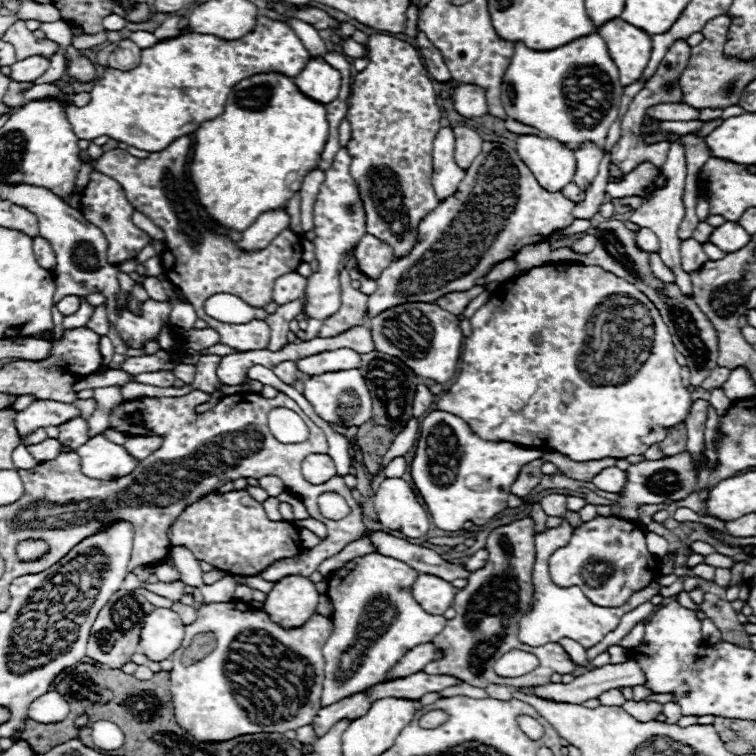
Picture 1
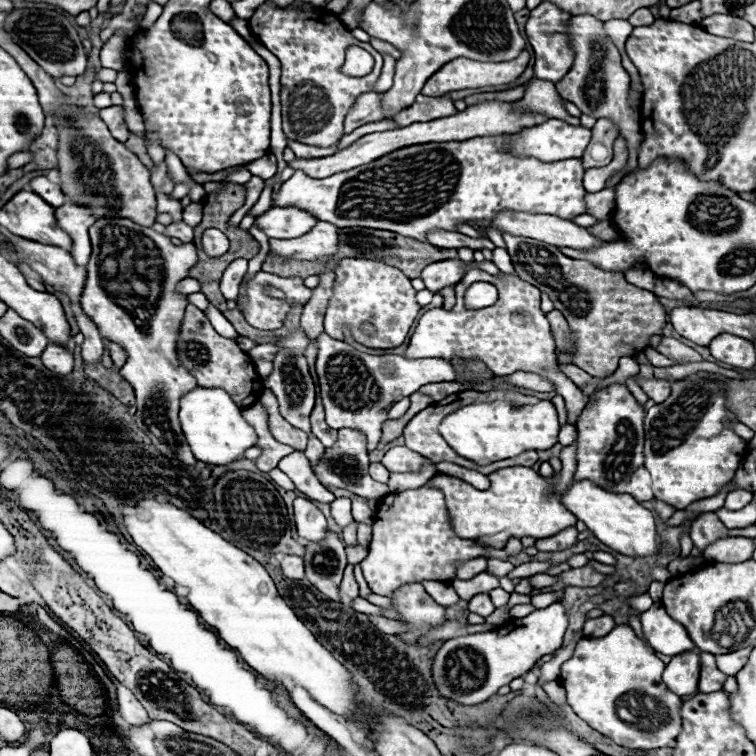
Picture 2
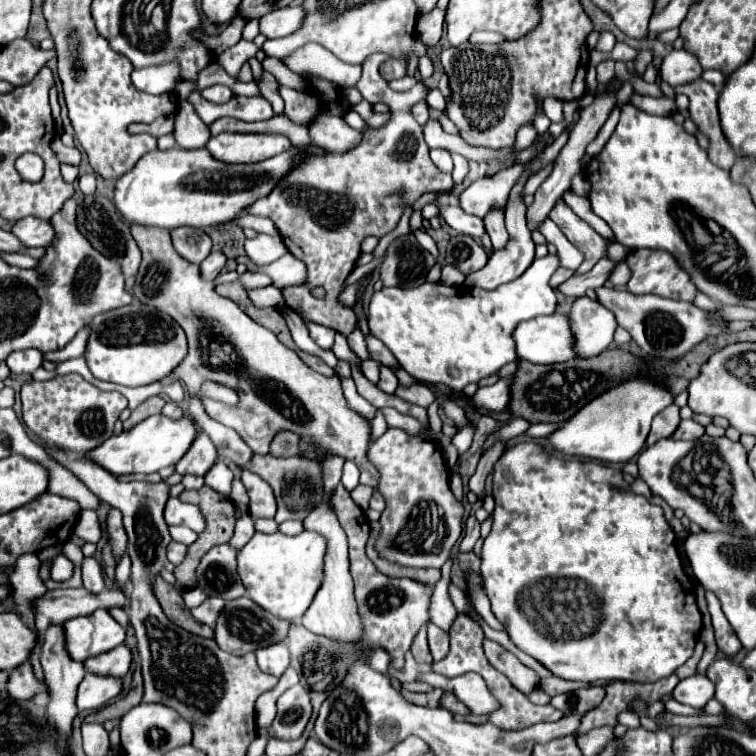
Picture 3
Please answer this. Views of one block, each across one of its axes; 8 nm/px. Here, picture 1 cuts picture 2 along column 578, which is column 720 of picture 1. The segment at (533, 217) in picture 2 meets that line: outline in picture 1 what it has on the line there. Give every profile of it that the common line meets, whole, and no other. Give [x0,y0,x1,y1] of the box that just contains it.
[710,222,750,254]

